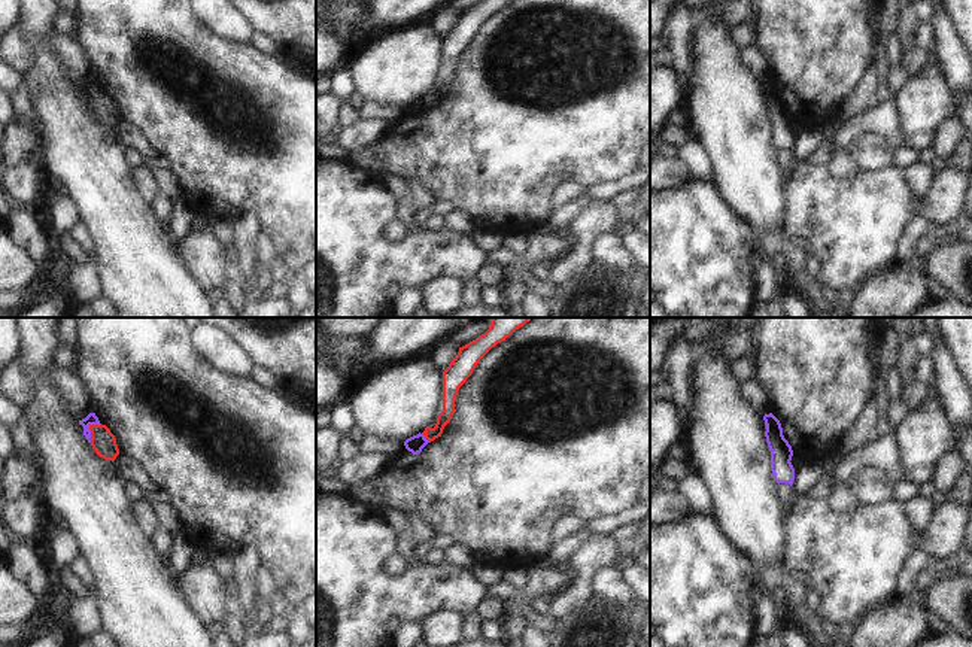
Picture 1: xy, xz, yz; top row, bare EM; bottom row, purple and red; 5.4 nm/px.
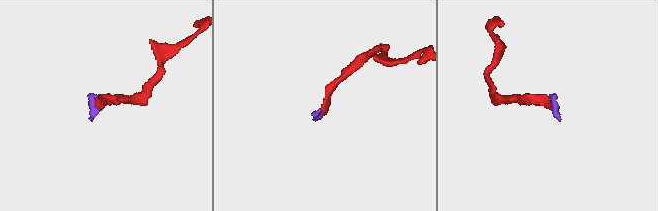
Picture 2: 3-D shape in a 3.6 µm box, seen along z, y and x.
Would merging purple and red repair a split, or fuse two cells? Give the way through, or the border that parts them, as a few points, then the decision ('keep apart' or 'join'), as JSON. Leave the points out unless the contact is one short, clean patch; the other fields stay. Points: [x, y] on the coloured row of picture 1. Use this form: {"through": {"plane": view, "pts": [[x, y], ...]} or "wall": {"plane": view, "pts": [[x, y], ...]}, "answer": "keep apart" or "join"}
{"through": {"plane": "xy", "pts": [[91, 419], [88, 430], [103, 442]]}, "answer": "join"}

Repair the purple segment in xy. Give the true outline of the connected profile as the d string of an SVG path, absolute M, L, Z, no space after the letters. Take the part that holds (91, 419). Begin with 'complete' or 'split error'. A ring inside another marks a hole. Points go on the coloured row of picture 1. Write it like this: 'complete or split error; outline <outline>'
split error; outline M89 413L85 419L79 420L79 425L83 426L83 435L88 443L92 446L95 453L106 459L115 461L119 455L119 449L115 440L115 435L106 425L101 425L95 413Z

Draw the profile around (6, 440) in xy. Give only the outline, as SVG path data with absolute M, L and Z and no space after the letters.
M0 425L0 458L4 461L13 453L13 437L10 428Z

